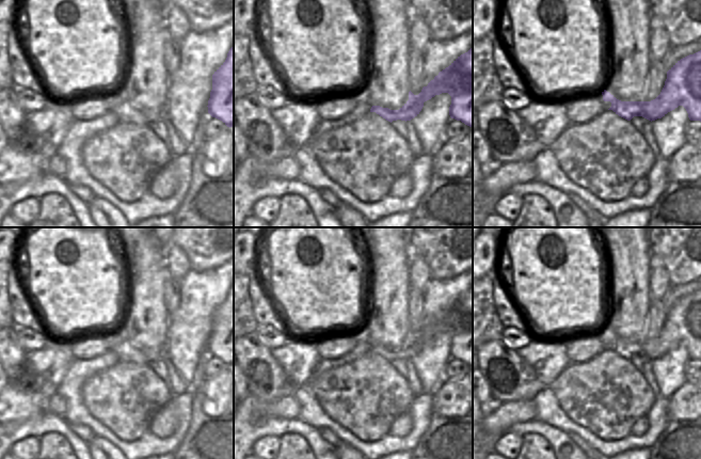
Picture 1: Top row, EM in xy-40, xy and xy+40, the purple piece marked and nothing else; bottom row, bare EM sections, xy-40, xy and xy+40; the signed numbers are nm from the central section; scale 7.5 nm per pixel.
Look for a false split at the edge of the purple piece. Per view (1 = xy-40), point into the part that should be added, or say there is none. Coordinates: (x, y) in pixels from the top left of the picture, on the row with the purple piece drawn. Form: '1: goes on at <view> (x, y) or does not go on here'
1: does not go on here

